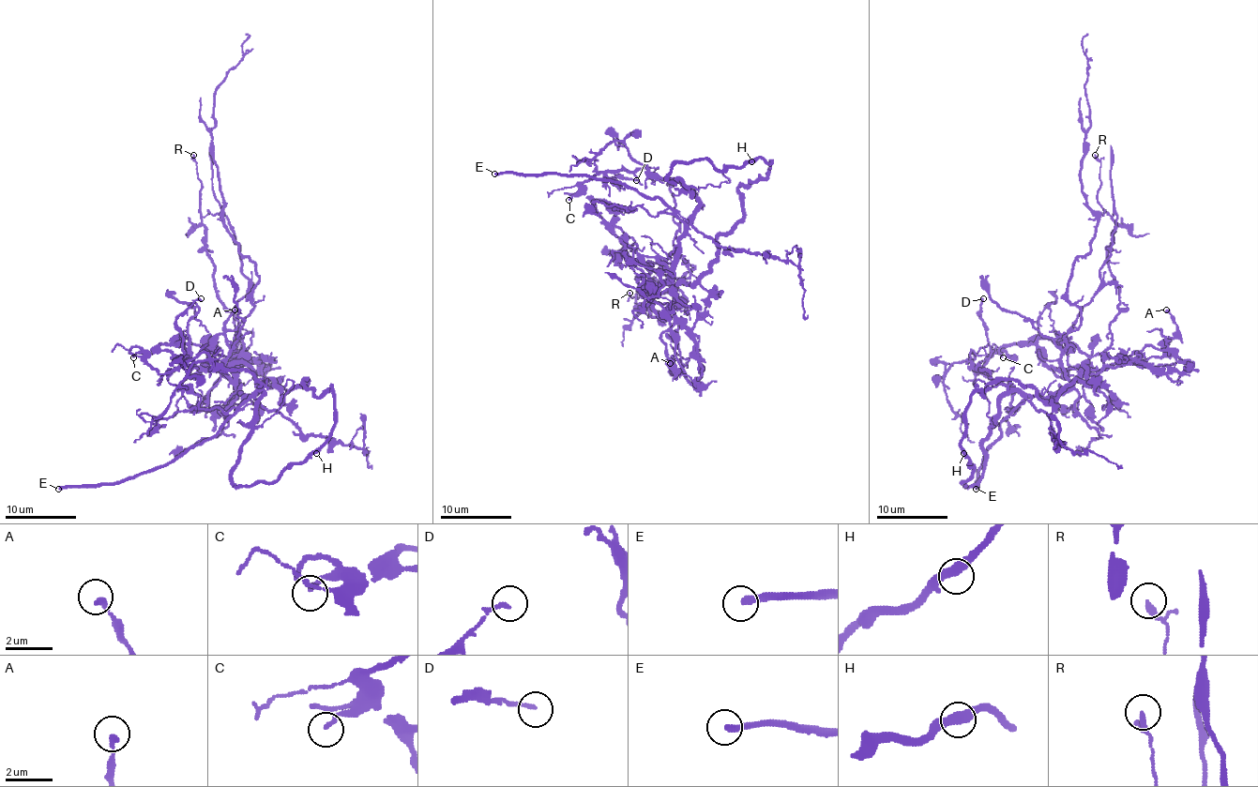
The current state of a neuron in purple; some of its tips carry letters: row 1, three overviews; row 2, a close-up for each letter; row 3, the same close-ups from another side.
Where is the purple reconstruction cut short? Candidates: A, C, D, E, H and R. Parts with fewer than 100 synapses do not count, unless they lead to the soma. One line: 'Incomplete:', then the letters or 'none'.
Incomplete: E

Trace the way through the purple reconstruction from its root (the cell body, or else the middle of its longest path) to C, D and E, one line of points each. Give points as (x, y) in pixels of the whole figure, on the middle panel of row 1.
C: (667, 271), (658, 264), (644, 265), (633, 259), (584, 195), (574, 195), (568, 200)
D: (667, 271), (629, 255), (582, 186), (601, 174), (618, 188), (615, 177), (636, 180)
E: (667, 271), (661, 267), (663, 259), (658, 262), (672, 267), (684, 223), (659, 198), (586, 175), (494, 174)

